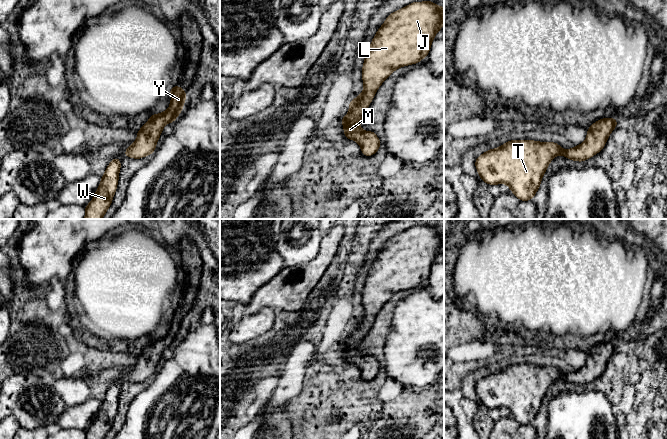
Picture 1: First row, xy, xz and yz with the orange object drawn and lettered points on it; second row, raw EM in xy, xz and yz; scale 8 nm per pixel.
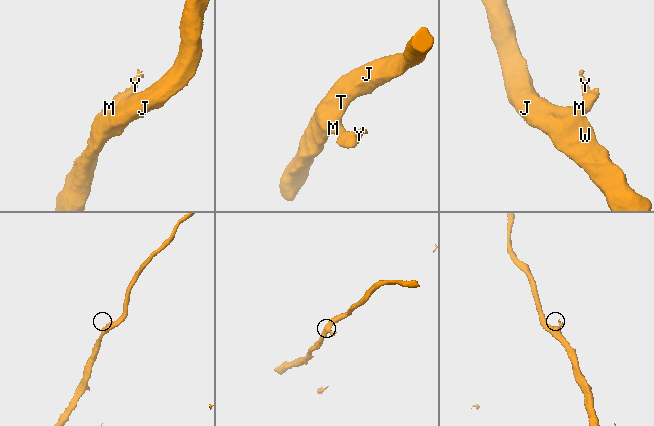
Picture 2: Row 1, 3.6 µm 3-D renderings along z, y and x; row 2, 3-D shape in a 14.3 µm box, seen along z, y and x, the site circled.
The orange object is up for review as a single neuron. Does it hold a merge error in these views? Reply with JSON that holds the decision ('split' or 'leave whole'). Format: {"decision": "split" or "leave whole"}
{"decision": "leave whole"}

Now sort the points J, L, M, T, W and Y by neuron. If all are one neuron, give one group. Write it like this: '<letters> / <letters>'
J L M T W Y

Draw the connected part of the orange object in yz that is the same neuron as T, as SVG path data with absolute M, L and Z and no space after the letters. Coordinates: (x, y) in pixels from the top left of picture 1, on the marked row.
M615 117L596 121L587 129L585 141L569 150L554 142L511 140L478 156L475 167L487 184L507 184L519 200L532 200L554 157L563 155L578 162L591 158L604 148L617 125Z

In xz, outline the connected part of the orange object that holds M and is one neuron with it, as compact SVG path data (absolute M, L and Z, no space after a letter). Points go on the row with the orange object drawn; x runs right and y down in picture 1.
M428 0L413 2L391 13L384 24L377 30L362 68L364 90L359 96L349 102L348 114L345 117L341 117L346 138L356 141L361 146L361 152L364 156L374 155L380 148L381 143L374 131L367 132L362 129L362 116L373 100L375 92L397 68L419 63L425 56L428 56L435 34L442 30L443 24L444 7L439 7L432 3L431 0Z

